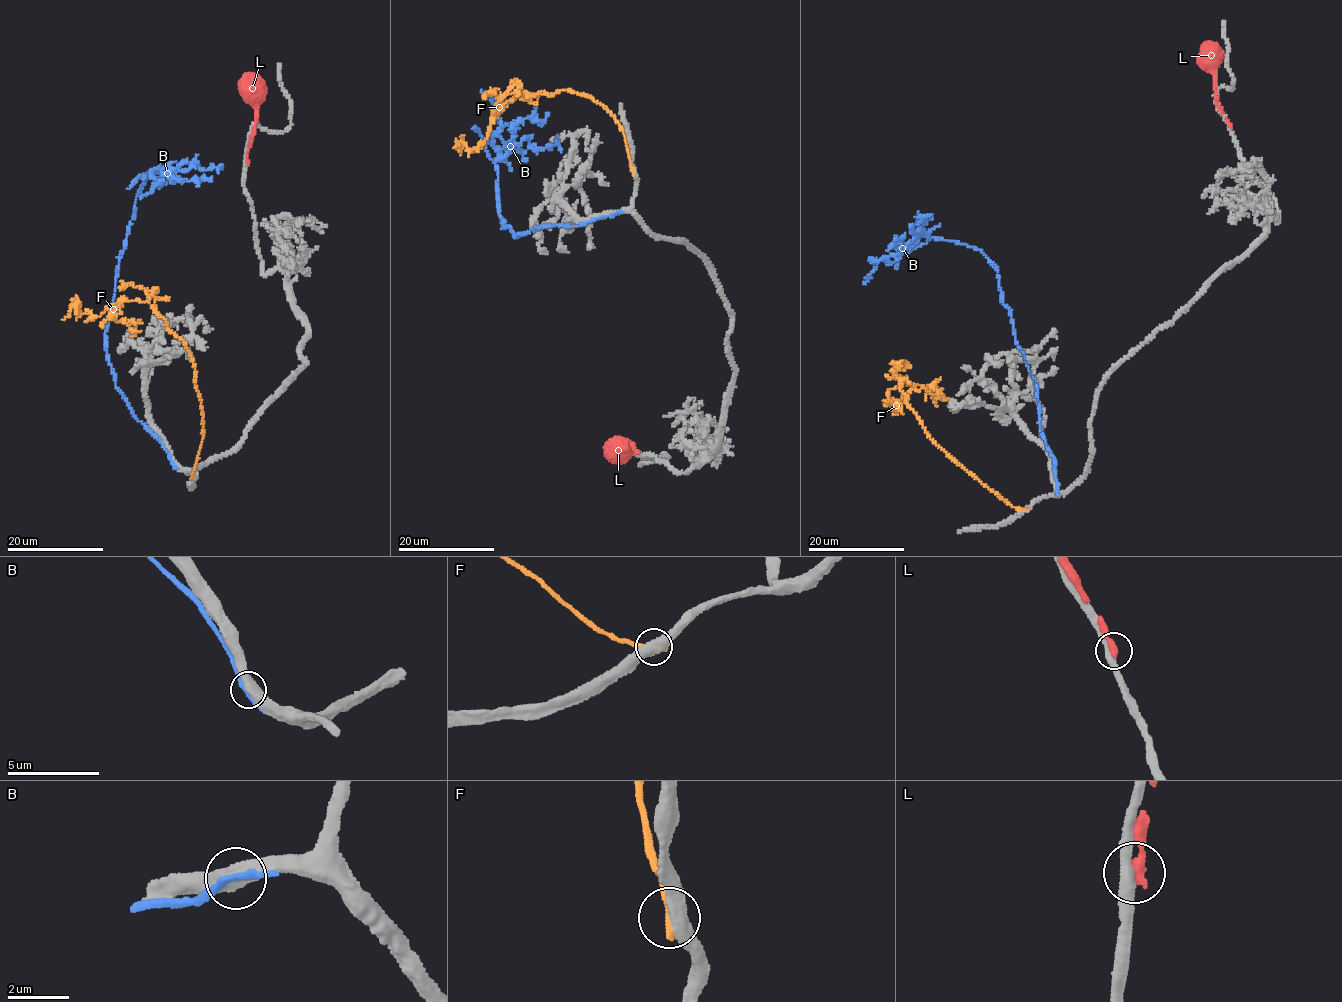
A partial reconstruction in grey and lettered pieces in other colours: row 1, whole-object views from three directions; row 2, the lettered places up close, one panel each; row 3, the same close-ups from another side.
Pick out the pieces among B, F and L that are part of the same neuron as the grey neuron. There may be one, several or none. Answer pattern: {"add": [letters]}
{"add": []}

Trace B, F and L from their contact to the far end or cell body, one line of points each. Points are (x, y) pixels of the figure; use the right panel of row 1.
B: (1057, 490), (1035, 379), (1016, 340), (998, 270), (982, 251), (922, 232), (900, 252), (877, 261), (863, 284)
F: (1025, 510), (1008, 505), (929, 436), (892, 371), (896, 379), (939, 390), (931, 391), (936, 406)
L: (1230, 126), (1217, 94), (1212, 48), (1205, 44)

